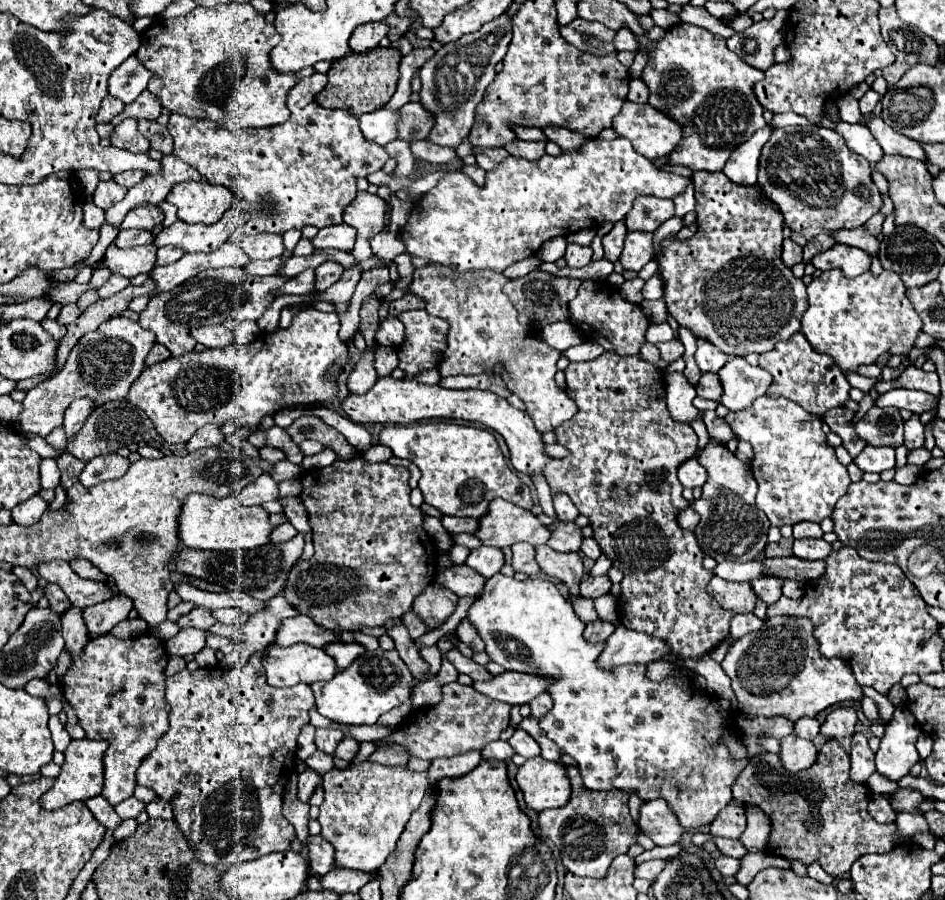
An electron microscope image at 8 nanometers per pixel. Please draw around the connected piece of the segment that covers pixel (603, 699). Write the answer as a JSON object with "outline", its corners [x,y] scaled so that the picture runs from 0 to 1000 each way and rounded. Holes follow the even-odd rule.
{"outline":[[[527,636],[514,644],[512,662],[497,673],[495,687],[514,713],[514,727],[521,736],[535,744],[584,756],[578,769],[584,773],[586,784],[571,798],[571,809],[597,838],[603,838],[612,847],[612,856],[622,878],[654,876],[677,889],[701,887],[707,891],[720,918],[726,924],[734,924],[751,916],[758,904],[775,891],[775,871],[781,860],[800,838],[811,836],[804,829],[806,816],[783,813],[777,804],[781,793],[777,789],[766,789],[758,773],[747,771],[737,760],[715,760],[711,751],[701,758],[690,758],[684,751],[684,738],[660,738],[646,744],[637,742],[631,731],[639,722],[639,713],[624,716],[618,711],[616,702],[620,693],[607,682],[603,667],[599,667],[578,642],[567,640],[548,647]],[[764,818],[777,818],[792,833],[789,842],[777,844]]]}

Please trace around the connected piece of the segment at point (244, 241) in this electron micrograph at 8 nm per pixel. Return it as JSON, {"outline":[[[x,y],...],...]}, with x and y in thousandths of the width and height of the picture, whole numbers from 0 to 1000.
{"outline":[[[246,260],[241,269],[254,273],[262,287],[277,287],[286,289],[301,282],[298,262],[286,262],[286,260],[273,260],[273,262],[260,262],[260,260]]]}

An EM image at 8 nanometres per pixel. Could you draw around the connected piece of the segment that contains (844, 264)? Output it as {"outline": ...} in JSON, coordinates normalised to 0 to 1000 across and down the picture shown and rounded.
{"outline":[[[883,271],[878,278],[872,278],[866,284],[861,284],[857,293],[870,302],[887,298],[893,302],[893,307],[906,309],[921,298],[921,282],[904,273]]]}

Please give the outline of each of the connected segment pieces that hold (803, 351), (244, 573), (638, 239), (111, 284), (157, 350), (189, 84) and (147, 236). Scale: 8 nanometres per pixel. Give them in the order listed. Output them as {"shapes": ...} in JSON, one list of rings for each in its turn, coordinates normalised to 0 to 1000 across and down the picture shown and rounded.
{"shapes":[[[[842,369],[838,376],[823,380],[819,389],[804,393],[804,407],[808,411],[817,413],[817,418],[819,418],[819,424],[813,431],[813,438],[817,442],[830,440],[834,444],[840,444],[857,460],[870,462],[874,456],[893,451],[893,447],[897,444],[899,427],[897,427],[895,418],[891,418],[891,413],[887,413],[887,409],[883,409],[883,402],[876,396],[861,391],[857,387],[855,378],[849,373],[849,369]]],[[[315,591],[309,600],[305,600],[301,604],[286,602],[281,607],[275,607],[269,611],[252,611],[246,616],[193,609],[188,613],[184,629],[186,629],[186,636],[190,636],[190,638],[205,640],[205,642],[212,642],[212,644],[218,644],[224,649],[233,649],[239,656],[254,656],[254,658],[260,658],[273,667],[286,667],[298,658],[305,636],[311,629],[311,624],[317,620],[322,604],[324,604],[322,593]]],[[[665,258],[656,291],[662,300],[677,302],[681,293],[692,287],[692,271],[688,258]]],[[[119,304],[119,307],[114,309],[114,313],[112,313],[110,318],[106,318],[104,327],[106,327],[106,331],[116,331],[116,329],[125,327],[127,322],[131,322],[135,316],[138,316],[135,309],[131,309],[131,307],[127,307],[127,304]]],[[[163,382],[161,389],[157,391],[154,396],[154,407],[161,407],[161,404],[167,404],[167,402],[174,402],[180,398],[180,391],[171,384],[171,382]]],[[[243,2],[226,9],[207,7],[201,16],[180,22],[165,22],[163,29],[150,36],[150,49],[144,62],[161,78],[157,100],[171,113],[180,124],[195,127],[201,131],[220,131],[235,142],[248,147],[252,142],[281,142],[305,133],[307,122],[303,107],[307,98],[315,93],[313,80],[292,80],[286,71],[286,56],[296,47],[296,38],[290,27],[284,27],[279,16],[271,13],[267,4]]],[[[129,256],[125,260],[125,264],[121,267],[121,273],[125,273],[125,276],[138,276],[138,273],[150,273],[150,271],[159,271],[159,269],[163,269],[163,262],[159,258]]]]}

